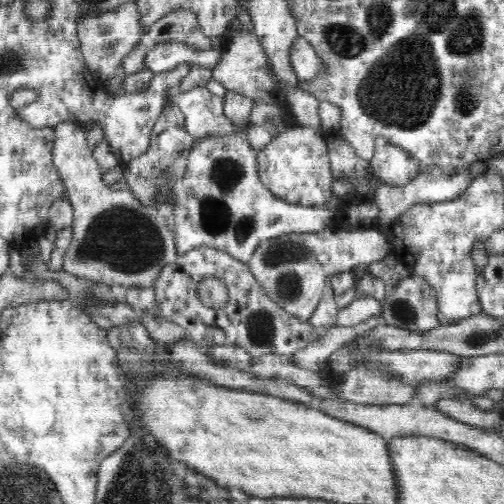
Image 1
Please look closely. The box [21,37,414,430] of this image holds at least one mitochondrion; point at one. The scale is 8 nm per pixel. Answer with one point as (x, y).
(122, 238)

